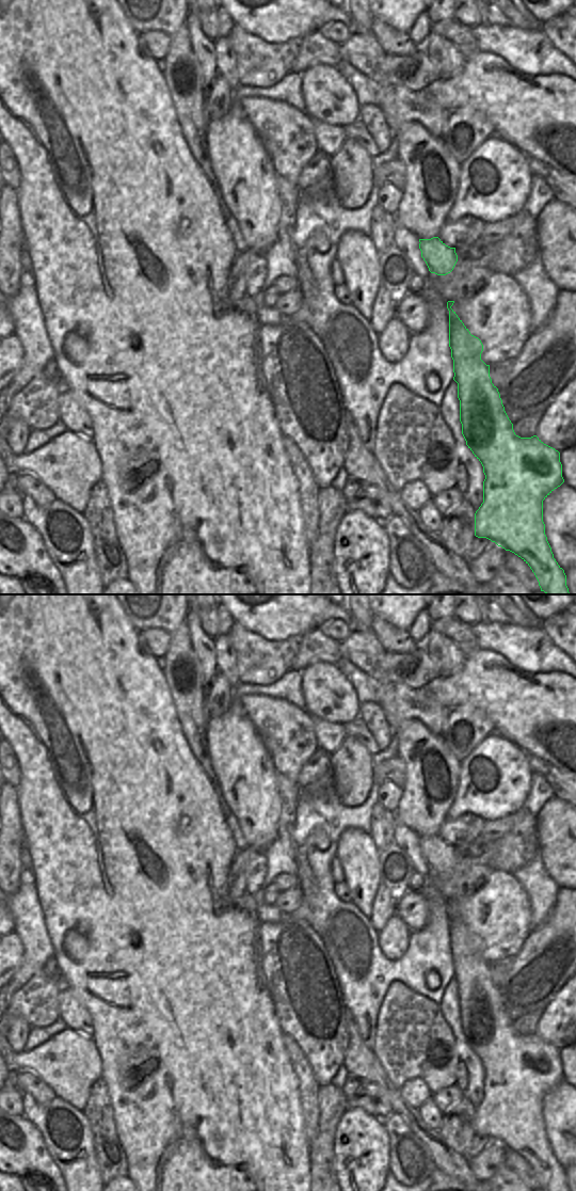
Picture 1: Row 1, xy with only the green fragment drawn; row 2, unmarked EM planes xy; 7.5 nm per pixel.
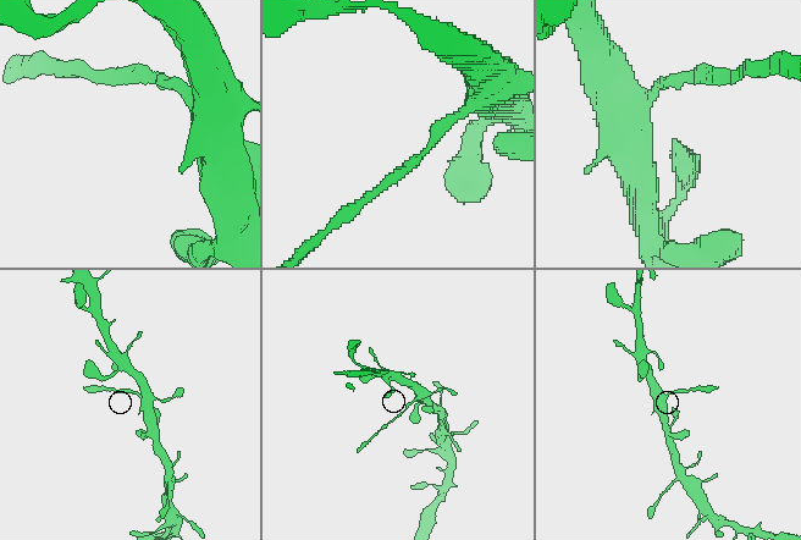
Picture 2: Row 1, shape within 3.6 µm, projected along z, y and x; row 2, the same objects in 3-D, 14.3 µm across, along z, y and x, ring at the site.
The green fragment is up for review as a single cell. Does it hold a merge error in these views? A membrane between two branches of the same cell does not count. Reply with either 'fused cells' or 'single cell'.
fused cells

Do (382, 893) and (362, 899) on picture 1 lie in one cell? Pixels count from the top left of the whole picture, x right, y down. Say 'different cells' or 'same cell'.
different cells

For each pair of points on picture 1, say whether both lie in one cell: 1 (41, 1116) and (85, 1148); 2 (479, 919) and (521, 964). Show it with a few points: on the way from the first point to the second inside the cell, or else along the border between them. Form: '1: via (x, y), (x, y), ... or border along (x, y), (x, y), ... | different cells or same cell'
1: via (47, 1131), (57, 1147), (72, 1152) | same cell
2: border along (528, 936), (520, 951), (512, 957) | different cells

